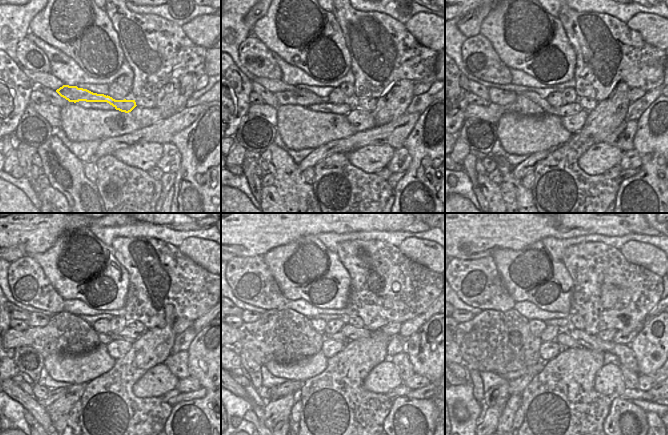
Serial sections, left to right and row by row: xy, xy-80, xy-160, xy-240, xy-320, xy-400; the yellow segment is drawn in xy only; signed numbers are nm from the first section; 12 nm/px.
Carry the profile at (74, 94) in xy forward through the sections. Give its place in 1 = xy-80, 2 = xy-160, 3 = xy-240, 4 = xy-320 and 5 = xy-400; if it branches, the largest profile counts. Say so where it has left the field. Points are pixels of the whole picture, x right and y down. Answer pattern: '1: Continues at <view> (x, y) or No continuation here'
1: Continues at xy-80 (303, 97)
2: Continues at xy-160 (496, 96)
3: Continues at xy-240 (35, 319)
4: Continues at xy-320 (247, 316)
5: Continues at xy-400 (465, 316)

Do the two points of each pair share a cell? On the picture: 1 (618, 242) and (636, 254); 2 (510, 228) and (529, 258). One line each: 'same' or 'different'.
1: different
2: different

